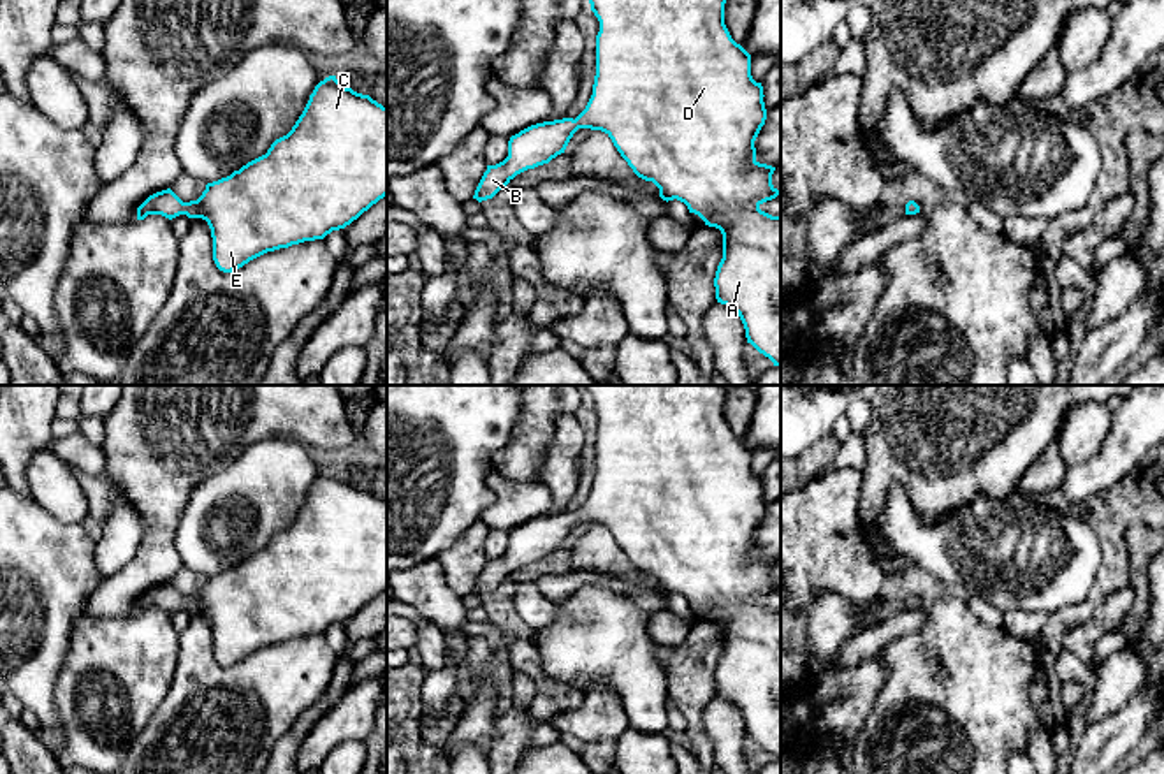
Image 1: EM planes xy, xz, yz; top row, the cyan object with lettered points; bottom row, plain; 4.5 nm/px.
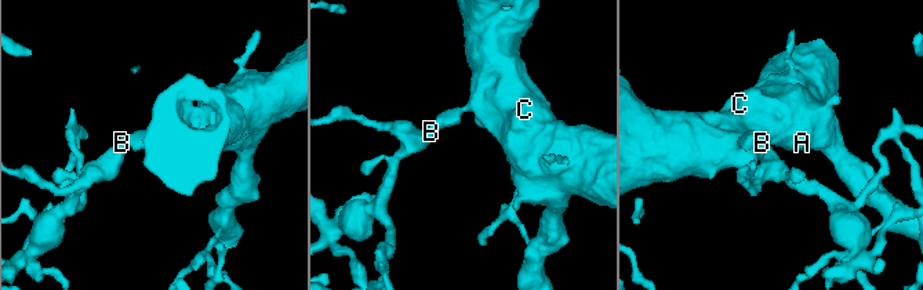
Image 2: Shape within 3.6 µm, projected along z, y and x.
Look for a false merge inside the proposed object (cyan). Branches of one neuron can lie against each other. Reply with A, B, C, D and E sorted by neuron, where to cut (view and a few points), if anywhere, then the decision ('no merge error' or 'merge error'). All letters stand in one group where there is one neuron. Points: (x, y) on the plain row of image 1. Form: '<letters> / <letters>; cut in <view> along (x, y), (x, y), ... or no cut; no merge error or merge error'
A B C D E; no cut; no merge error

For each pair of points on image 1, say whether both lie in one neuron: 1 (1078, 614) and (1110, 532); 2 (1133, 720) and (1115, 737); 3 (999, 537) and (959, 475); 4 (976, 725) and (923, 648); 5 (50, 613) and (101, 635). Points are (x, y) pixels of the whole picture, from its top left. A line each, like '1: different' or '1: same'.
1: same
2: same
3: different
4: same
5: different

